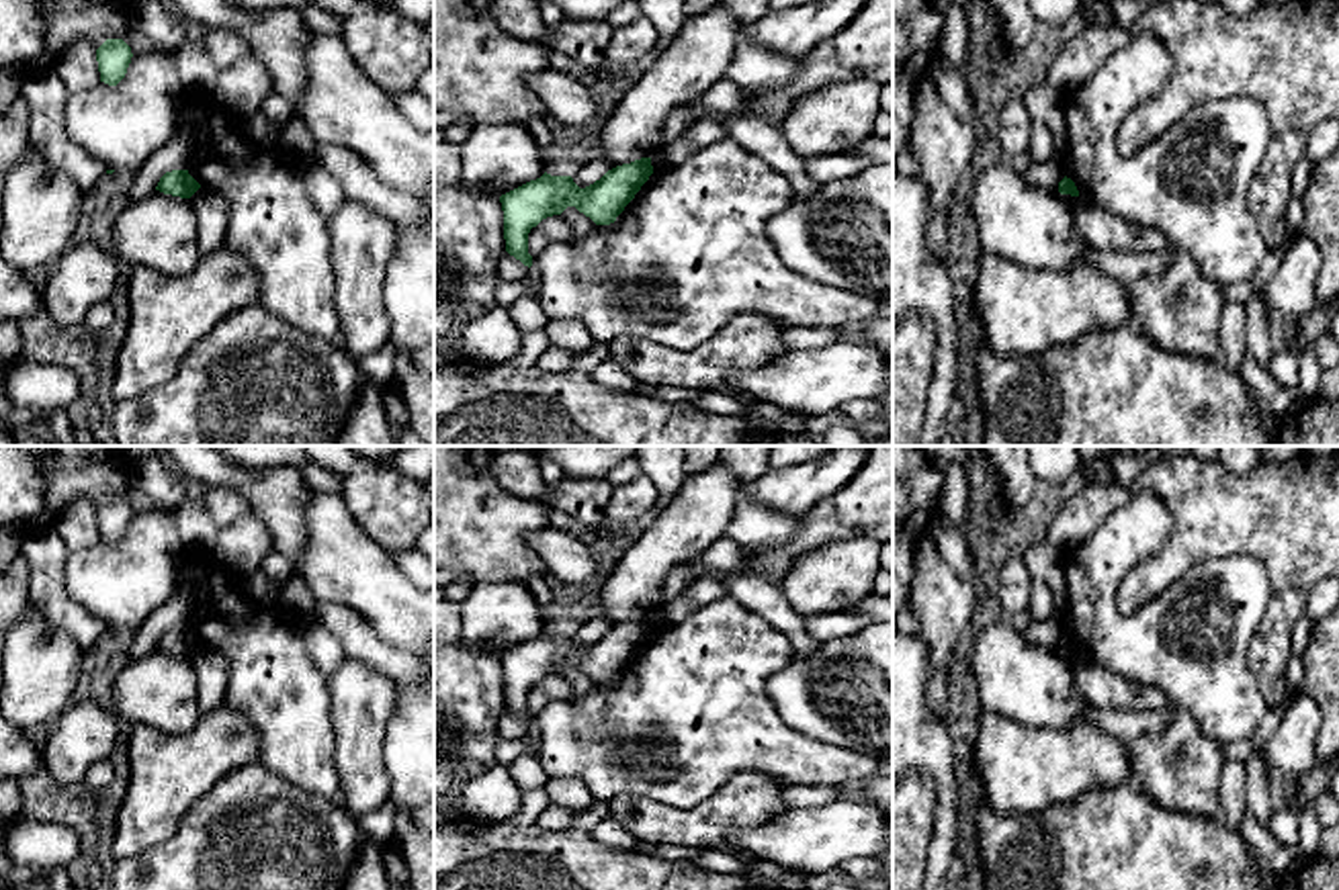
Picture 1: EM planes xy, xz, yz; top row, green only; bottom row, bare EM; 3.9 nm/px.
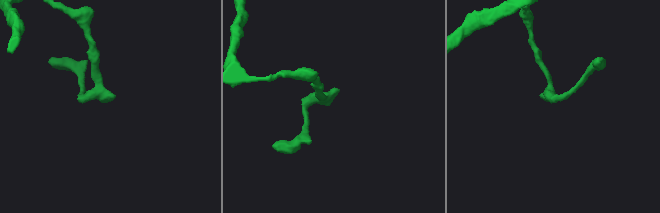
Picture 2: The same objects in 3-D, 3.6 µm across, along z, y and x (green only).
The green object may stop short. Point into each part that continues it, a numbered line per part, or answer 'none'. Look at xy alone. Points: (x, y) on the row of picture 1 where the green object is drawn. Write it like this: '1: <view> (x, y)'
none

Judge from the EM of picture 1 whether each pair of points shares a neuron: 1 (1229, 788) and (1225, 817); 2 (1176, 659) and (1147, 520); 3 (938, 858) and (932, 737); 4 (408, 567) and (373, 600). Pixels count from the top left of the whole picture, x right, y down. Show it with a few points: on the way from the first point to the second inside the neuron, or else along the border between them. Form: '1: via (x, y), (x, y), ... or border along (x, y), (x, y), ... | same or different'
1: via (1229, 794), (1229, 811) | same
2: via (1137, 641), (1106, 610), (1108, 559) | same
3: via (944, 827), (946, 784), (940, 768) | same
4: border along (387, 555), (412, 586) | different

